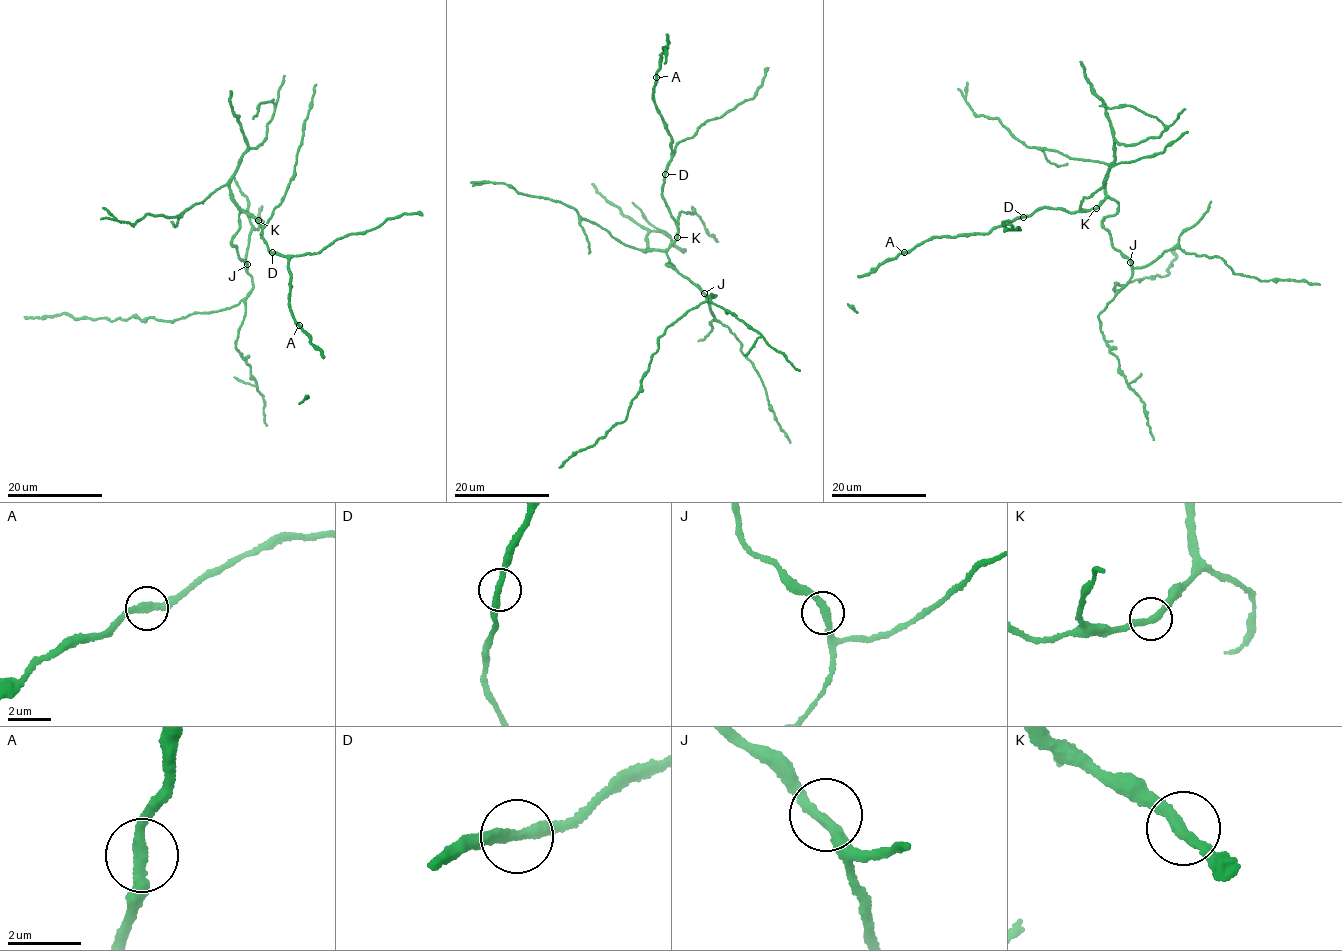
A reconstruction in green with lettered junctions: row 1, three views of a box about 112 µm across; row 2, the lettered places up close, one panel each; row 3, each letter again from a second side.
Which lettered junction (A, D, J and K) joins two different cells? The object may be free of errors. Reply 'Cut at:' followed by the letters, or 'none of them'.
Cut at: none of them

